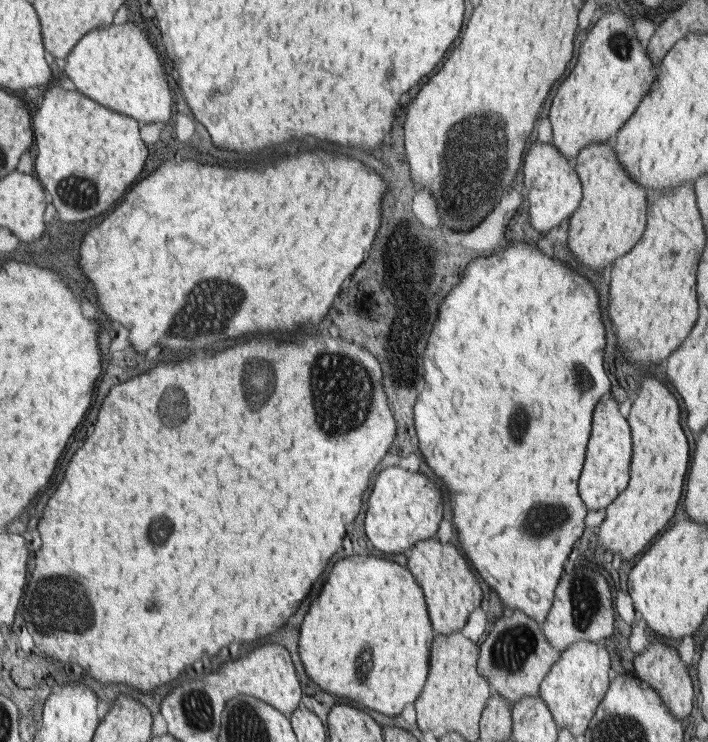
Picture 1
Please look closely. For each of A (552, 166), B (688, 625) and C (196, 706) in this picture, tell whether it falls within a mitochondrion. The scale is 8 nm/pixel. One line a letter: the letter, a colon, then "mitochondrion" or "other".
A: other
B: other
C: mitochondrion

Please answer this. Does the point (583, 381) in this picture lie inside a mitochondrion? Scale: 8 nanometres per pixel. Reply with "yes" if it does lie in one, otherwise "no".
yes

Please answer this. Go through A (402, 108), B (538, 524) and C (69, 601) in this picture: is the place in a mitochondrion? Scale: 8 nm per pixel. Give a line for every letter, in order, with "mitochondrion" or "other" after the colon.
A: other
B: mitochondrion
C: mitochondrion

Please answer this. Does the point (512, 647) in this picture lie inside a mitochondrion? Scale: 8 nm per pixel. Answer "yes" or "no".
yes

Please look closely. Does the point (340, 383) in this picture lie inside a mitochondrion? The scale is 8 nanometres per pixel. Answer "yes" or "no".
yes

